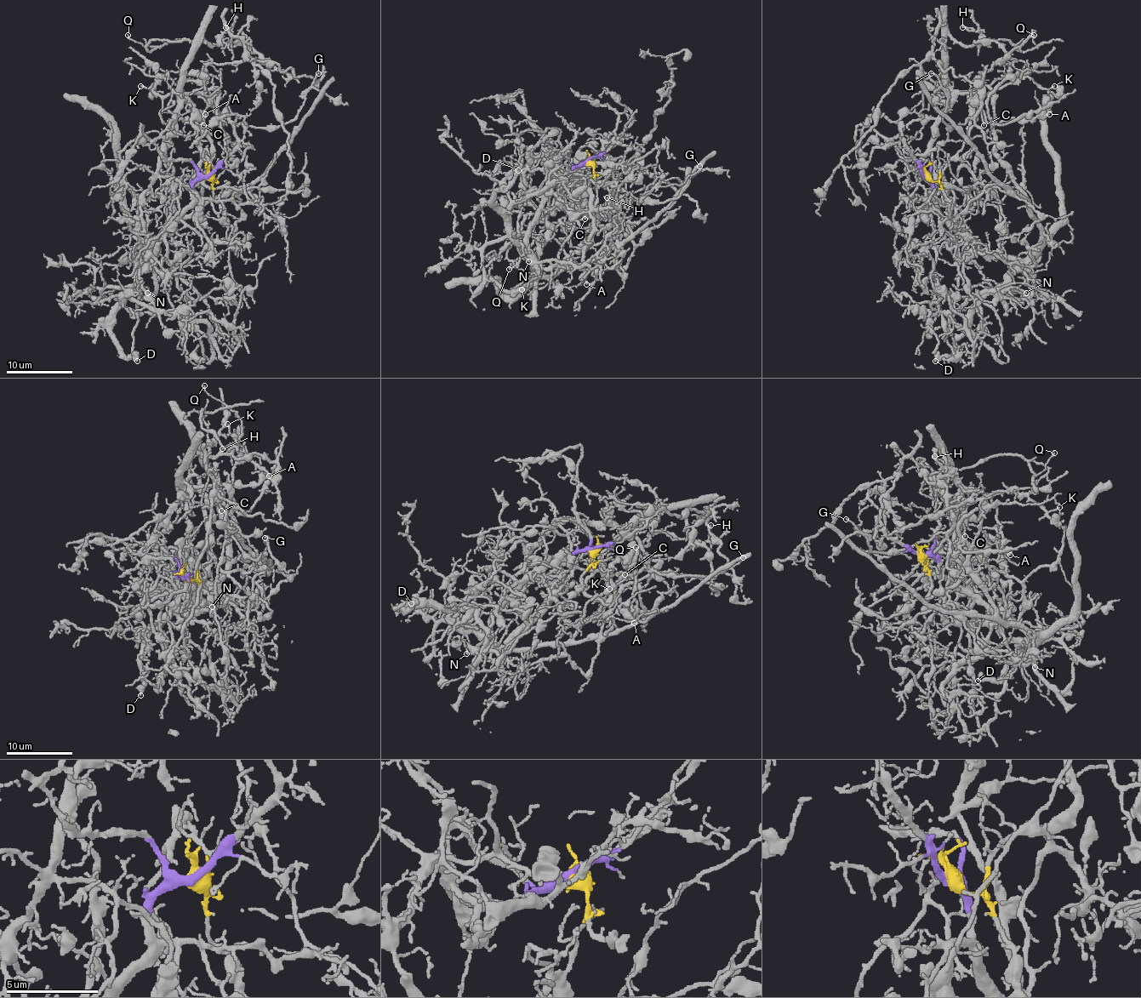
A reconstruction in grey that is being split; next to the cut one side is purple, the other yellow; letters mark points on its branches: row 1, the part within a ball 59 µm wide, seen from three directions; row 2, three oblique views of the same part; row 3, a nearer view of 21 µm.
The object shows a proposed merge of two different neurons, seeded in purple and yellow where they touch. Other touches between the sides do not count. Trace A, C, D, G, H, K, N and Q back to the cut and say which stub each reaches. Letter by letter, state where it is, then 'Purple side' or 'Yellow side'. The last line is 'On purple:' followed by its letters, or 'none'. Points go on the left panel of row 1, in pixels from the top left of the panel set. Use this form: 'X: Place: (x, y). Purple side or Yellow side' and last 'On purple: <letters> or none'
A: Place: (205, 114). Yellow side
C: Place: (203, 125). Yellow side
D: Place: (137, 361). Purple side
G: Place: (318, 73). Yellow side
H: Place: (225, 27). Yellow side
K: Place: (140, 86). Yellow side
N: Place: (147, 293). Purple side
Q: Place: (128, 35). Yellow side
On purple: D, N

